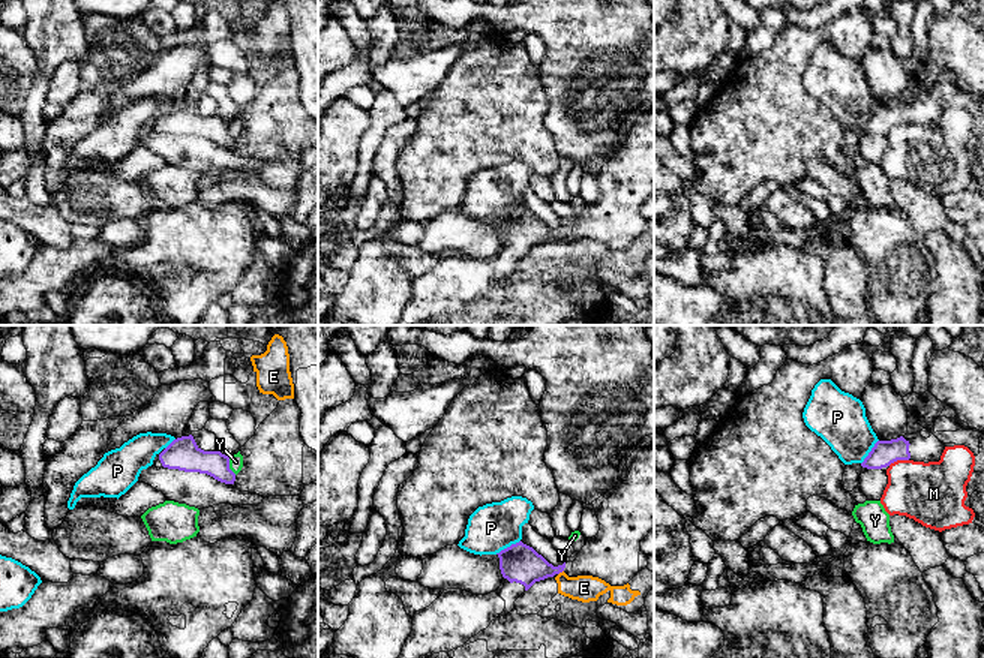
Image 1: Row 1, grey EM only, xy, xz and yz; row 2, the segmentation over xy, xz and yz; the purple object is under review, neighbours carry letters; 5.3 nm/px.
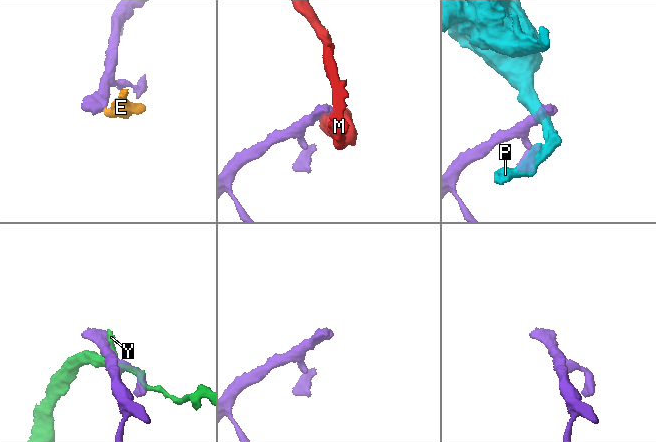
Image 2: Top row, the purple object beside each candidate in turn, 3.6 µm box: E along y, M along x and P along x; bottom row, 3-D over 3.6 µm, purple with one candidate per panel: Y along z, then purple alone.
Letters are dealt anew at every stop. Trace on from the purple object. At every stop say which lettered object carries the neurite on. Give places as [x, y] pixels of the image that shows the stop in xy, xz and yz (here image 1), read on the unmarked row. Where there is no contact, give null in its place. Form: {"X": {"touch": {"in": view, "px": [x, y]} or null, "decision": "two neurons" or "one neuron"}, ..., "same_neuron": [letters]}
{"E": {"touch": {"in": "xz", "px": [560, 236]}, "decision": "two neurons"}, "M": {"touch": {"in": "yz", "px": [897, 123]}, "decision": "two neurons"}, "P": {"touch": {"in": "xz", "px": [507, 212]}, "decision": "two neurons"}, "Y": {"touch": {"in": "xy", "px": [228, 131]}, "decision": "two neurons"}, "same_neuron": []}

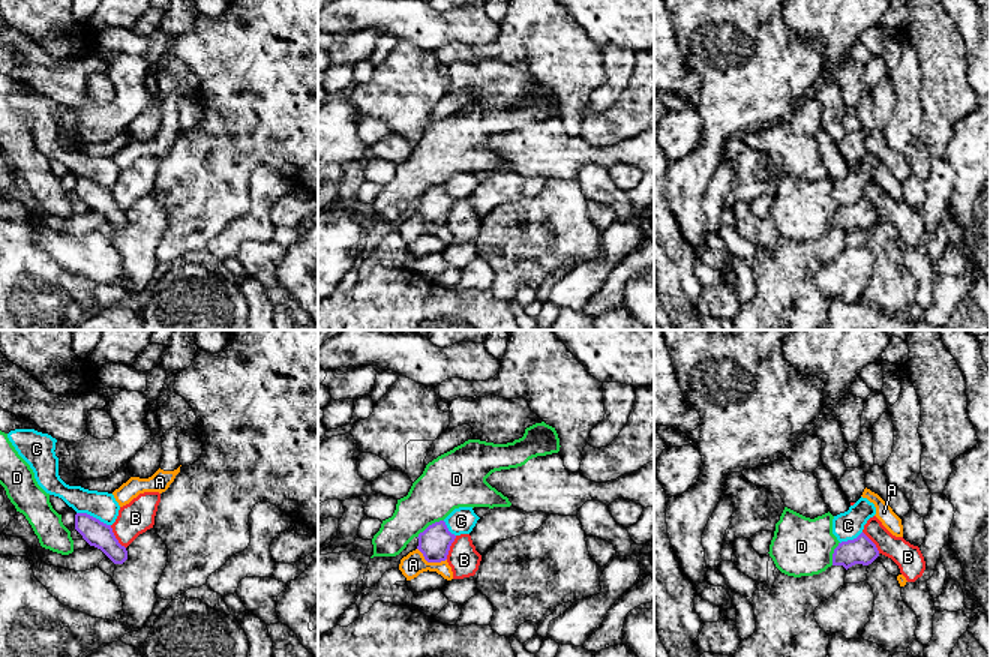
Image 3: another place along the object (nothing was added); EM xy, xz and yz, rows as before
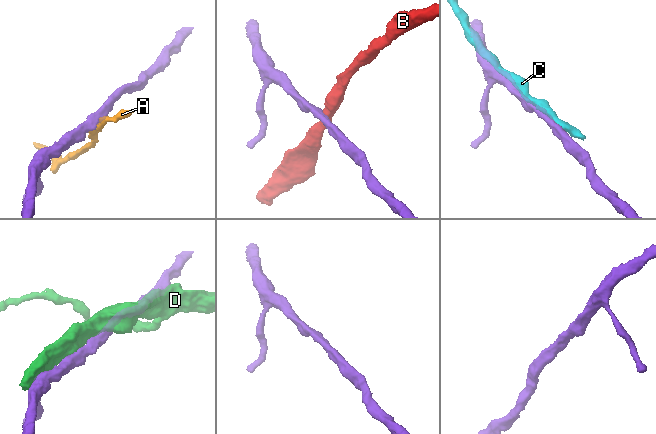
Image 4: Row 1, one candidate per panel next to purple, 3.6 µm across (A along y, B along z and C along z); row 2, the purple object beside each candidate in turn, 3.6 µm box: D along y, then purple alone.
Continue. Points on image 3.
{"A": {"touch": {"in": "xz", "px": [431, 225]}, "decision": "two neurons"}, "B": {"touch": {"in": "xy", "px": [114, 201]}, "decision": "two neurons"}, "C": {"touch": {"in": "xy", "px": [92, 180]}, "decision": "two neurons"}, "D": {"touch": {"in": "xz", "px": [429, 189]}, "decision": "two neurons"}, "same_neuron": []}

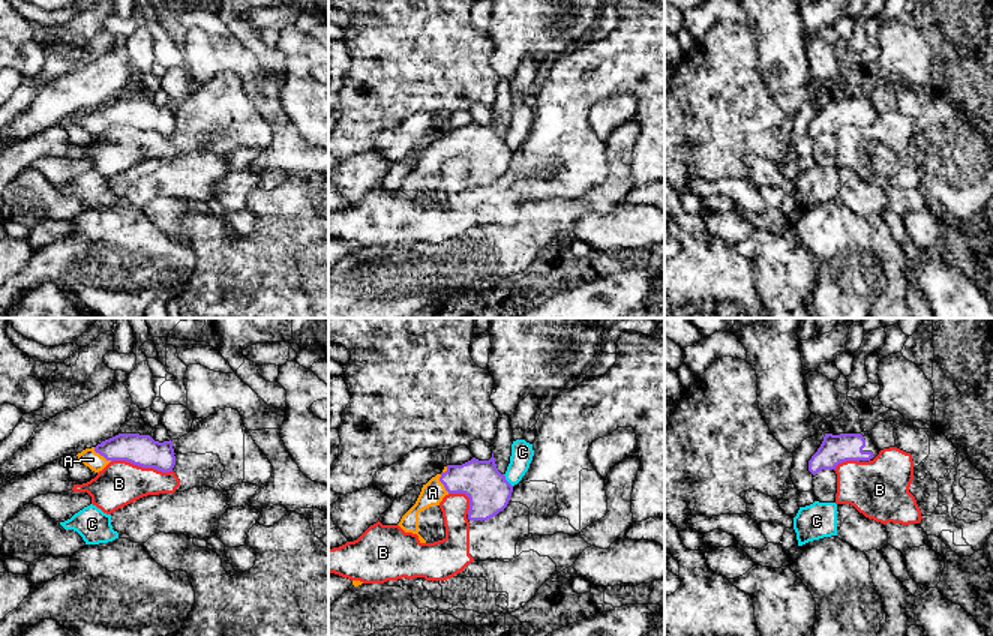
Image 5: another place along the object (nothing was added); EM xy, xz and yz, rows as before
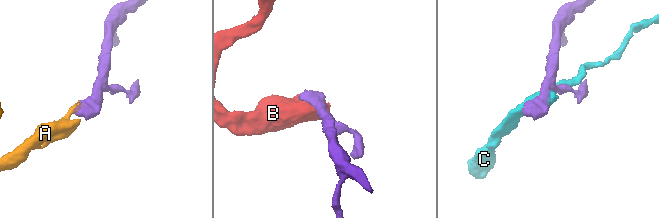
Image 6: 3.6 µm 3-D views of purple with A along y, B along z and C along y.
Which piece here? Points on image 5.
{"A": {"touch": {"in": "xz", "px": [440, 144]}, "decision": "one neuron"}, "B": {"touch": {"in": "xy", "px": [141, 129]}, "decision": "two neurons"}, "C": {"touch": {"in": "xz", "px": [506, 144]}, "decision": "two neurons"}, "same_neuron": ["A"]}

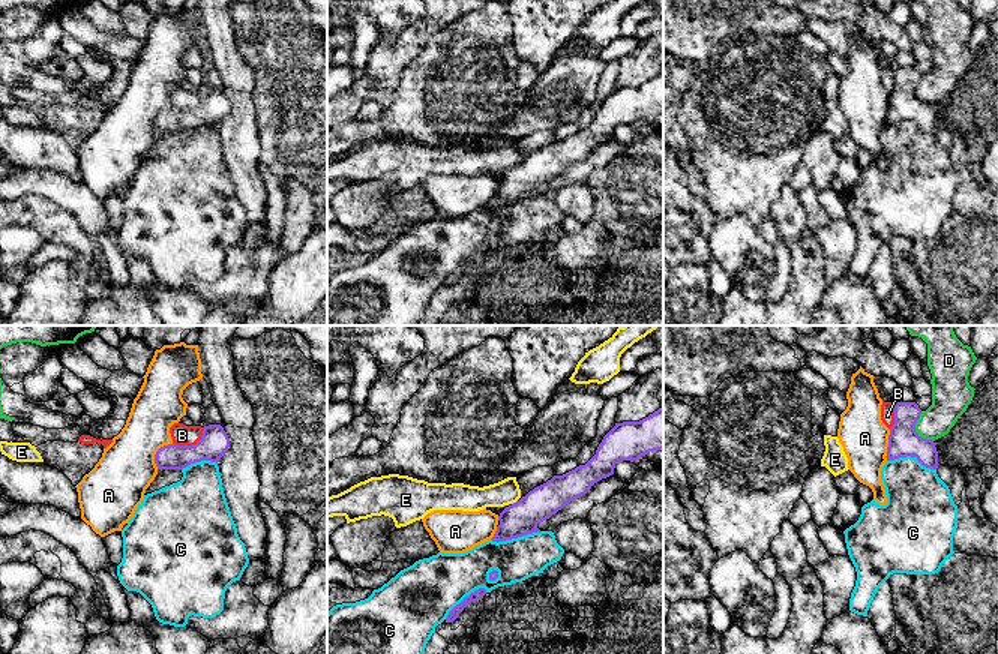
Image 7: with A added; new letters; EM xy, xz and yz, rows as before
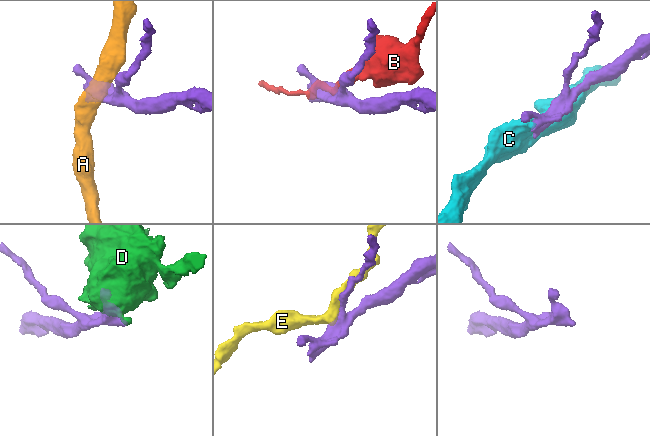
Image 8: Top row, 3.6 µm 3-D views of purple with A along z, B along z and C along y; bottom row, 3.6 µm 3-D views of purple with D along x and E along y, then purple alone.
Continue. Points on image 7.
{"A": {"touch": {"in": "xy", "px": [156, 116]}, "decision": "two neurons"}, "B": {"touch": {"in": "xy", "px": [191, 110]}, "decision": "two neurons"}, "C": {"touch": {"in": "yz", "px": [911, 120]}, "decision": "two neurons"}, "D": {"touch": {"in": "yz", "px": [914, 95]}, "decision": "two neurons"}, "E": {"touch": {"in": "xz", "px": [514, 167]}, "decision": "two neurons"}, "same_neuron": []}

